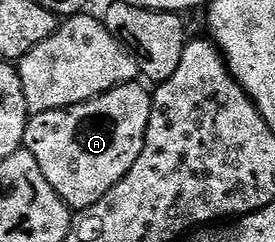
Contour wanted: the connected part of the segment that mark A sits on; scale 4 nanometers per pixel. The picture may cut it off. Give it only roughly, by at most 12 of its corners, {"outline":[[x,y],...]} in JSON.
{"outline":[[152,93],[29,116],[23,148],[69,209],[142,155]]}

